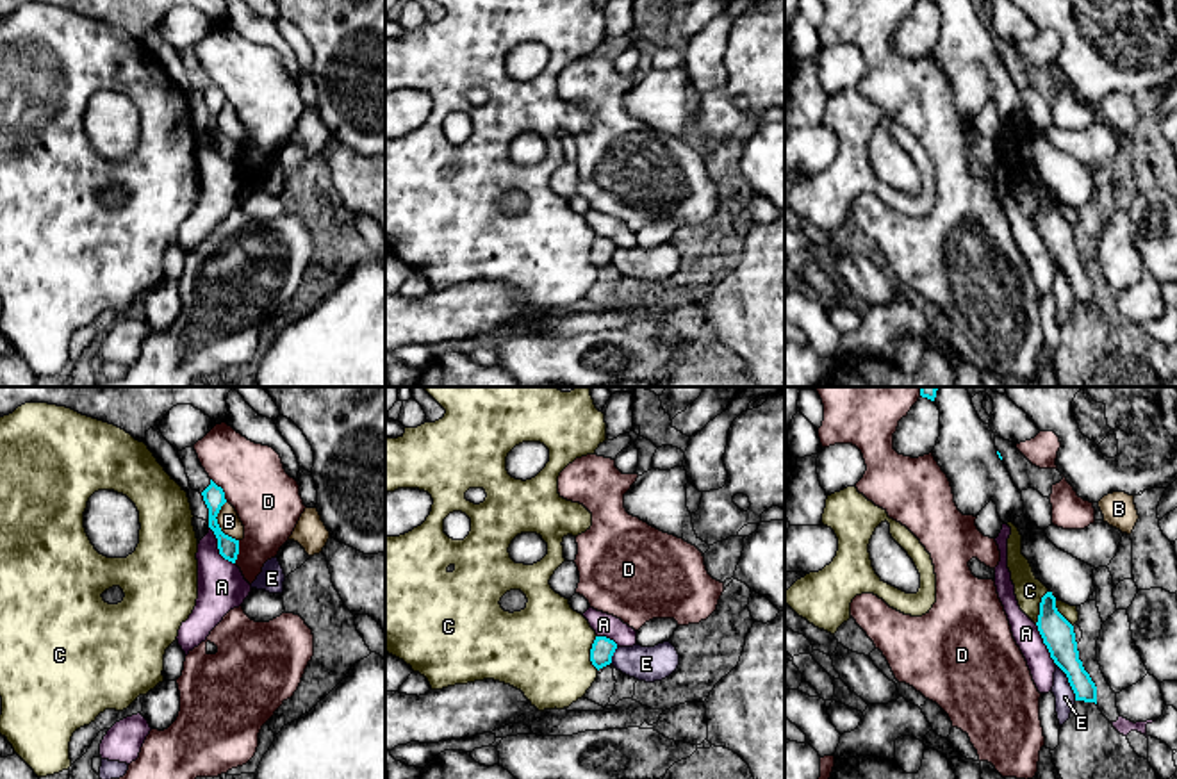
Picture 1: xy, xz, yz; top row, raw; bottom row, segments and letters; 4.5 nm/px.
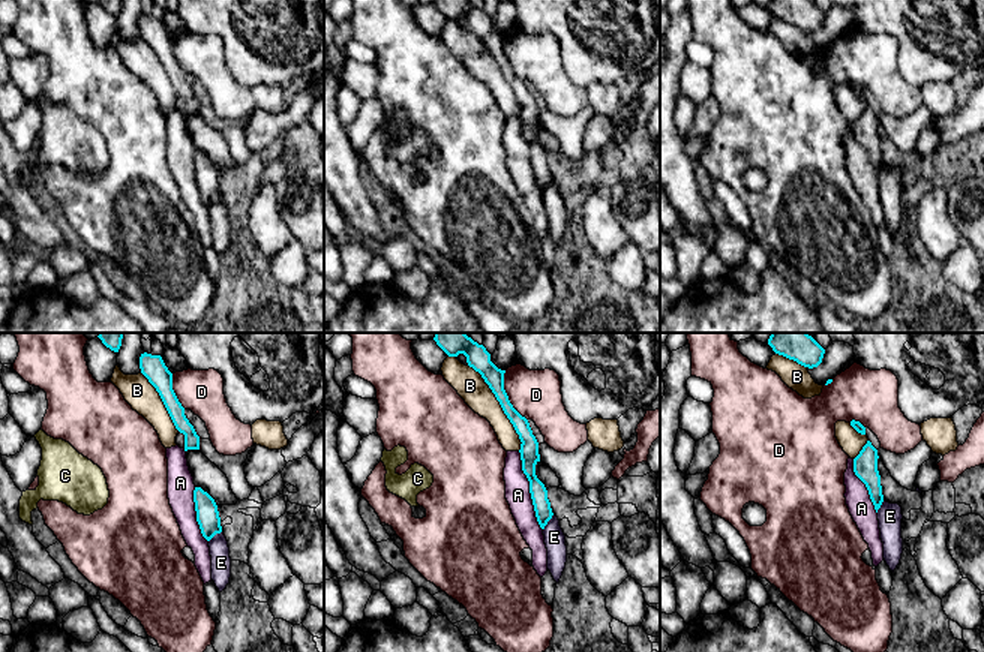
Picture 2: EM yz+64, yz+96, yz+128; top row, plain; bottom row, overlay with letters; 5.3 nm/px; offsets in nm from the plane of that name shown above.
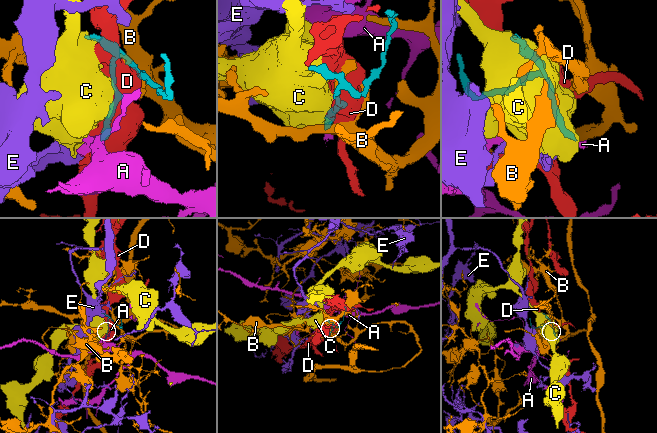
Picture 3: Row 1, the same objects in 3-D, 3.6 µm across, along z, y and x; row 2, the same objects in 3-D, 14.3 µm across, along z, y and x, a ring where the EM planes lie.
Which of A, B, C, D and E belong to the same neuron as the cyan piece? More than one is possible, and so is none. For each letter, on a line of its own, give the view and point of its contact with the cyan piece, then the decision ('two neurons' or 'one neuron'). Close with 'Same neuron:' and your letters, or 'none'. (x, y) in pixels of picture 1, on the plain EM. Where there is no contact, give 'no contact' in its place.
A: xy (218, 148) | two neurons
B: xy (218, 125) | two neurons
C: xz (591, 254) | two neurons
D: xy (222, 90) | two neurons
E: yz (1069, 282) | two neurons
Same neuron: none

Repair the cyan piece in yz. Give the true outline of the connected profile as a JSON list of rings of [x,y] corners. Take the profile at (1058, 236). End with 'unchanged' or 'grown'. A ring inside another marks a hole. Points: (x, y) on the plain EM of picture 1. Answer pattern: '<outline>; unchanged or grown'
[[[1052,193],[1041,198],[1036,226],[1050,258],[1066,275],[1075,301],[1097,305],[1097,287],[1079,260],[1074,226],[1058,212]]]; unchanged

